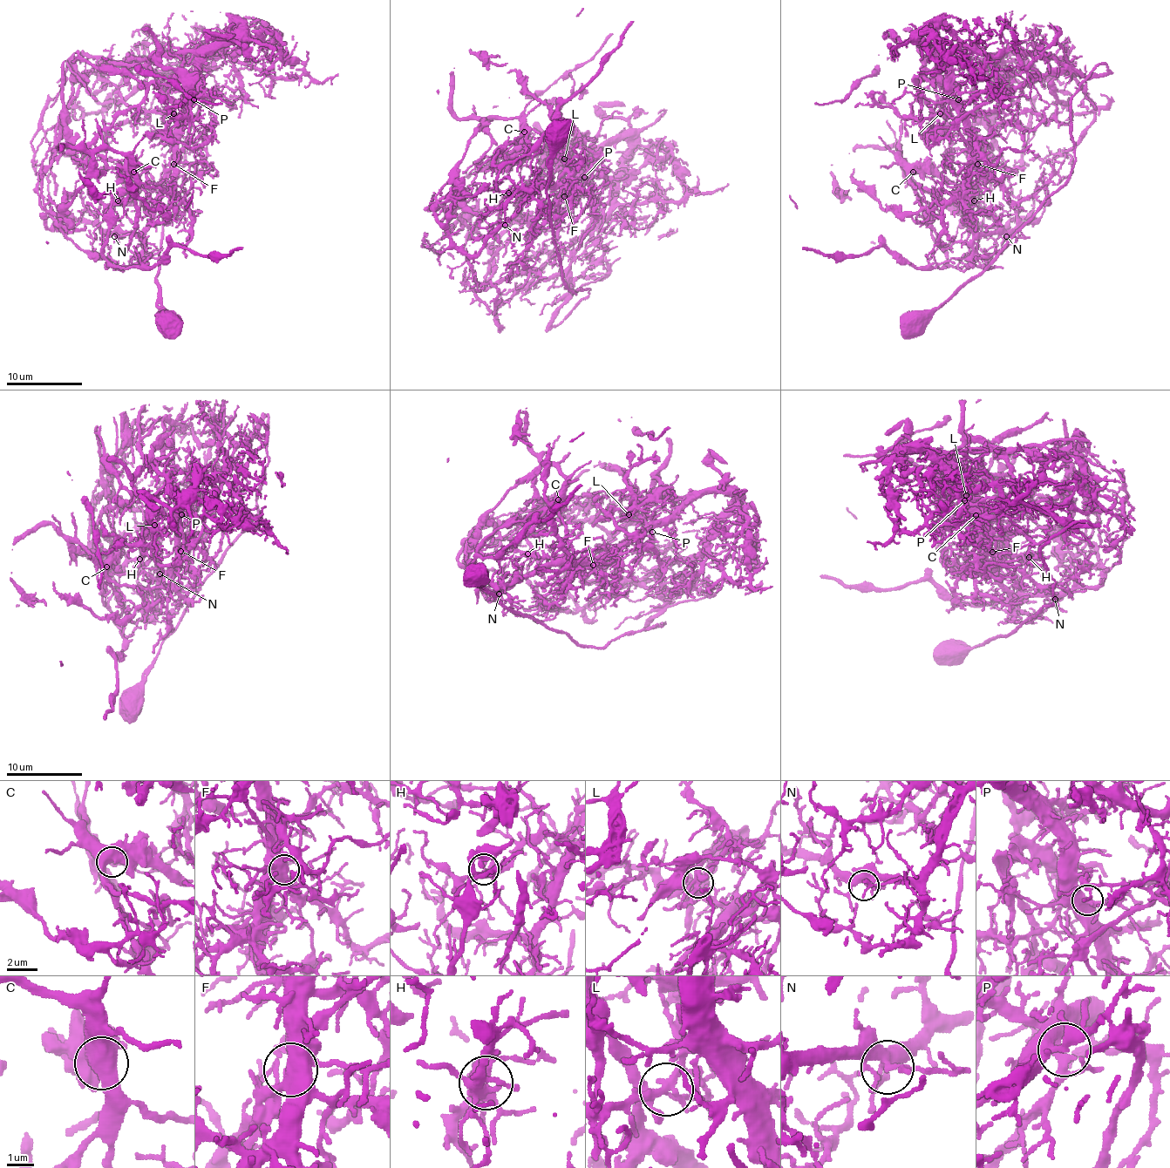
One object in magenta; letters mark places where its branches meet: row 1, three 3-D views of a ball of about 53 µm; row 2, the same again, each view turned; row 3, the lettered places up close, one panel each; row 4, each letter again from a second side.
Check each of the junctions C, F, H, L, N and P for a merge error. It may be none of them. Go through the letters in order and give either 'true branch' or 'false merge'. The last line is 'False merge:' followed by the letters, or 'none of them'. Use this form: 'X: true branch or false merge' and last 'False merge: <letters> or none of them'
C: true branch
F: false merge
H: true branch
L: false merge
N: true branch
P: true branch
False merge: F, L

